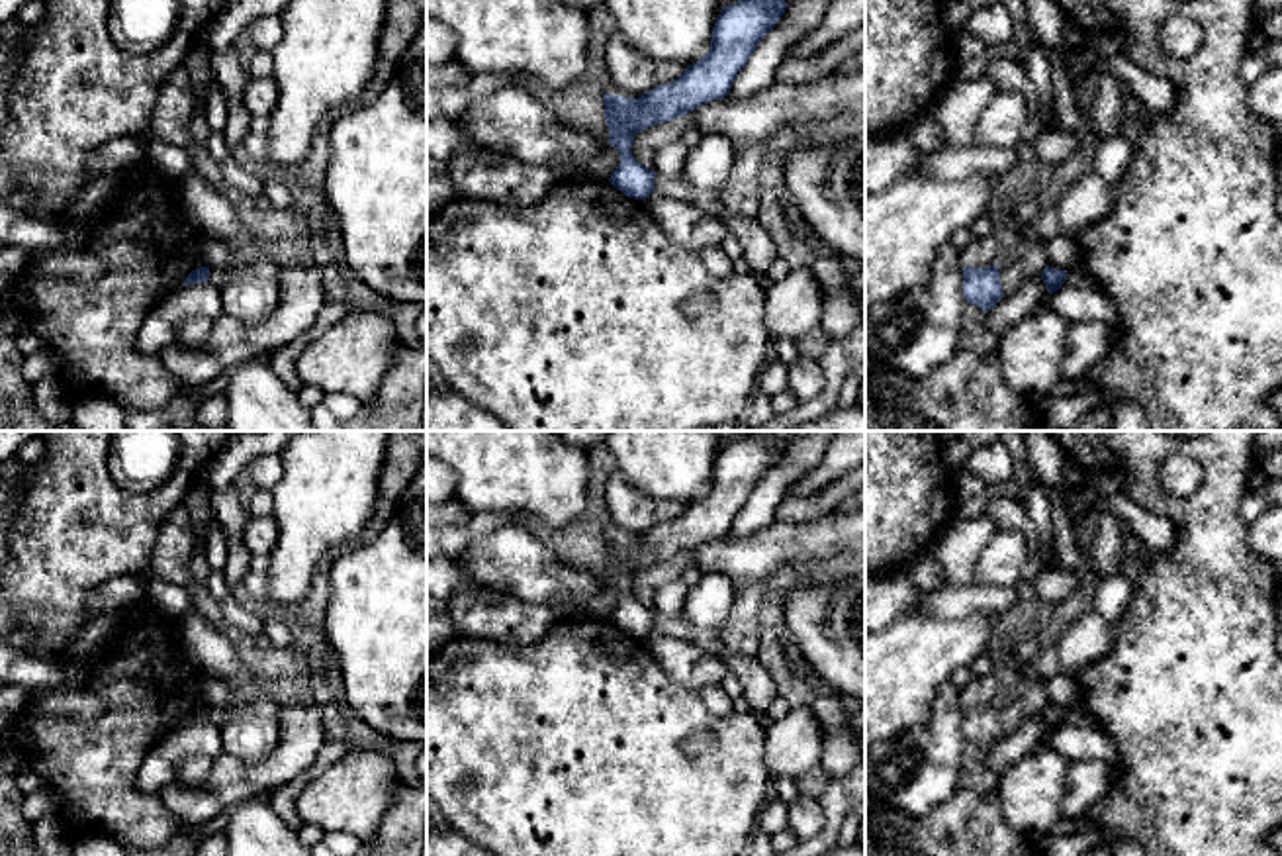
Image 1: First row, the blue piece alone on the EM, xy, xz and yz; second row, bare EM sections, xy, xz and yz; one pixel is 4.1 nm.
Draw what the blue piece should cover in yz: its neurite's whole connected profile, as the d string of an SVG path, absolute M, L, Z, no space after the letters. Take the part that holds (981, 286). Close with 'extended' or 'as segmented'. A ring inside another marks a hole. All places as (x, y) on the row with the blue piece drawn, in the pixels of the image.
M998 264L988 268L963 266L963 296L967 304L990 311L1004 296Z | as segmented

